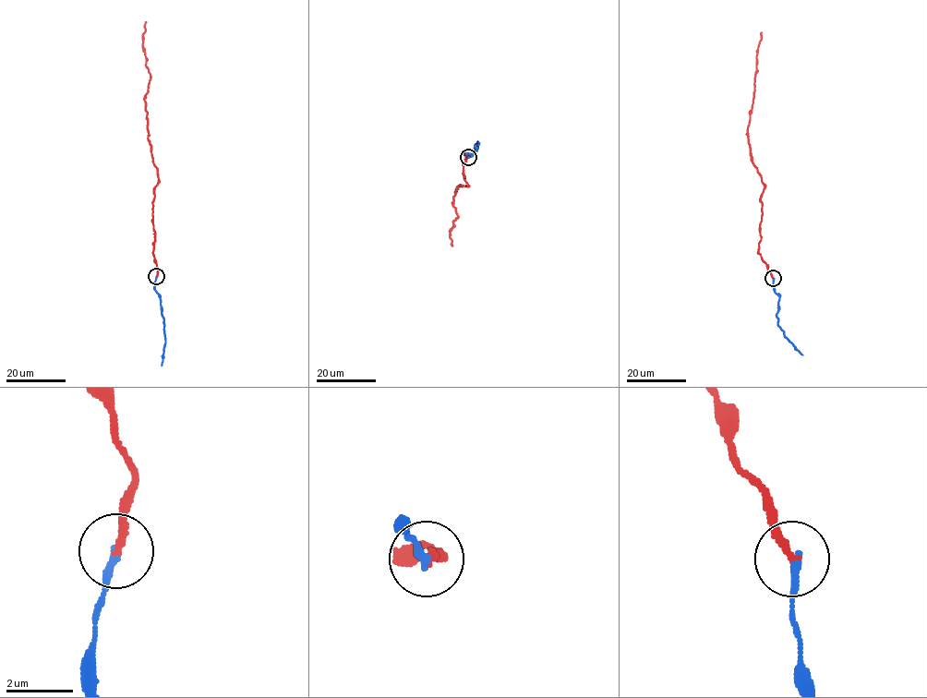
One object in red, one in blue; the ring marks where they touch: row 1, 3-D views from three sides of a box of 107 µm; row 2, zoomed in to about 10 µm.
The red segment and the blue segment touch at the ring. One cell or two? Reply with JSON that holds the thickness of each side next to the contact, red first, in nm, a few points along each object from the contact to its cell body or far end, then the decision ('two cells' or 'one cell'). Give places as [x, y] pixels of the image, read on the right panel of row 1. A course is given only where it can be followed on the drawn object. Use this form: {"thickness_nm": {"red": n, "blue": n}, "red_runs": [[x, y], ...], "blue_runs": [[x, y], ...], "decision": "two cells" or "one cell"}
{"thickness_nm": {"red": 220, "blue": 240}, "red_runs": [[773, 279], [758, 251], [761, 196], [764, 184], [752, 162], [748, 137], [757, 48], [762, 32]], "blue_runs": [[773, 279], [774, 291], [779, 296], [777, 325], [802, 355]], "decision": "two cells"}

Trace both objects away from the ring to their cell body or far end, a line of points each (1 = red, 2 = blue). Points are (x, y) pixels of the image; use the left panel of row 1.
1: (156, 276), (152, 207), (158, 179), (148, 138), (144, 96), (150, 73), (142, 45), (146, 22)
2: (156, 276), (155, 288), (161, 300), (165, 336), (161, 366)

